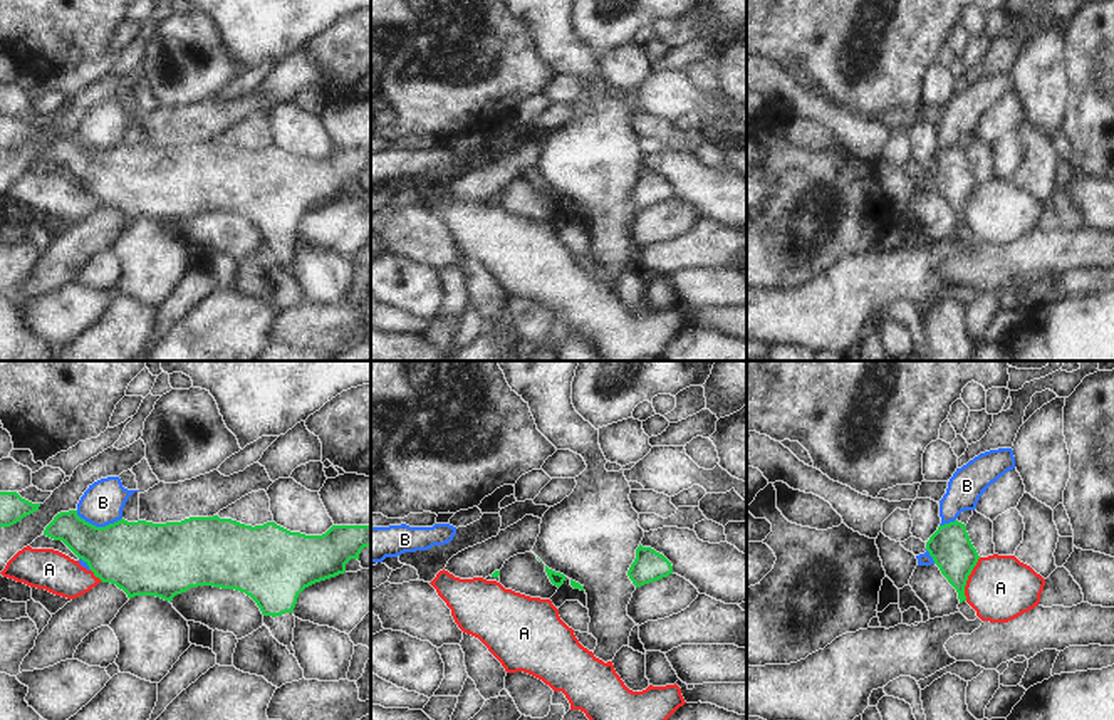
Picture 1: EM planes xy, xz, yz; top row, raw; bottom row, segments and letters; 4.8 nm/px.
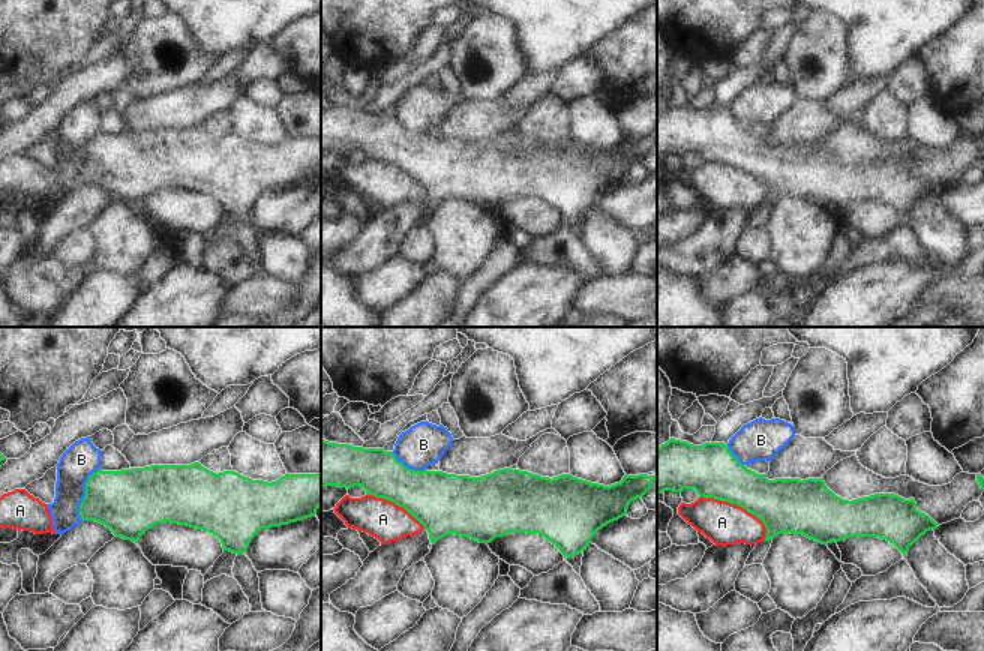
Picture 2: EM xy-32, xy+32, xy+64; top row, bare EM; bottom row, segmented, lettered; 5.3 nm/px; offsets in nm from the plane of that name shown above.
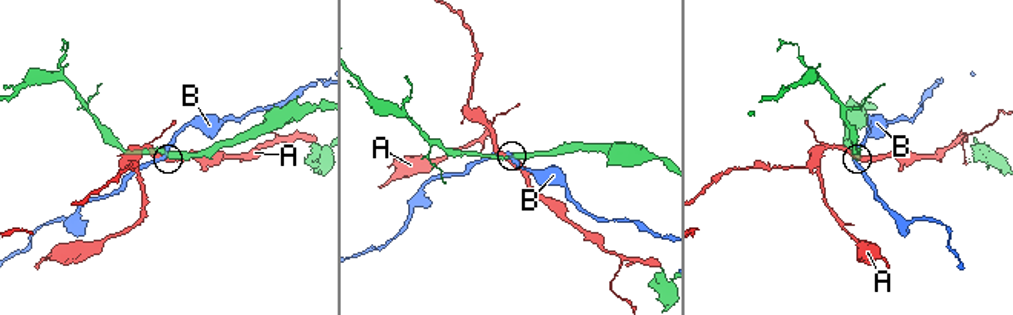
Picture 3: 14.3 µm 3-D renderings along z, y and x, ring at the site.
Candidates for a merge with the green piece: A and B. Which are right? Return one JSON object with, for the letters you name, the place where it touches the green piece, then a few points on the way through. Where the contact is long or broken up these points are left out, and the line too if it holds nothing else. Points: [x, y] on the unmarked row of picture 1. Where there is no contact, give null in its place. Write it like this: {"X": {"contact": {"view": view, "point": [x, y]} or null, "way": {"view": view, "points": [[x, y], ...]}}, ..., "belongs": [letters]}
{"belongs": []}

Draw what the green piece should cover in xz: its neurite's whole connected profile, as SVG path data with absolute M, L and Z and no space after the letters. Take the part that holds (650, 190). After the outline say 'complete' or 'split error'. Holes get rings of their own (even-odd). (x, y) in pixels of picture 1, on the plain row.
M651 171L636 173L636 183L631 188L627 200L636 211L659 205L673 198L671 186Z; complete

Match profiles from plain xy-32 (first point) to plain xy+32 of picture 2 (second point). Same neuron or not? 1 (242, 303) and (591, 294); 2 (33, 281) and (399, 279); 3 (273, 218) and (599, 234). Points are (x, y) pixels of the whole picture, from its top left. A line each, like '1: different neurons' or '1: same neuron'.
1: same neuron
2: same neuron
3: different neurons

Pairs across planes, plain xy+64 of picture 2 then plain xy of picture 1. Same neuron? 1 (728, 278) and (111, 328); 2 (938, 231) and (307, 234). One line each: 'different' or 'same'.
1: different
2: different

